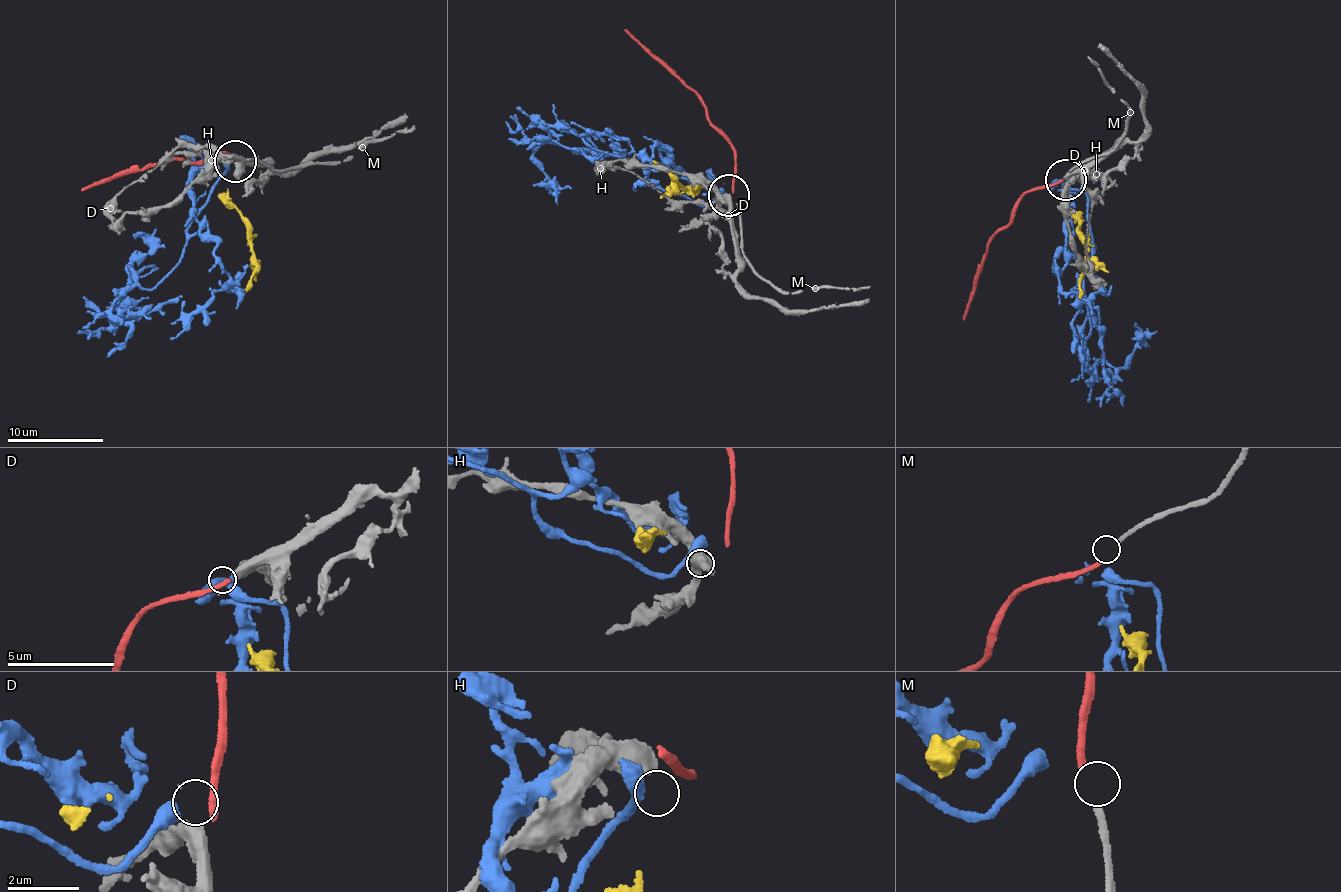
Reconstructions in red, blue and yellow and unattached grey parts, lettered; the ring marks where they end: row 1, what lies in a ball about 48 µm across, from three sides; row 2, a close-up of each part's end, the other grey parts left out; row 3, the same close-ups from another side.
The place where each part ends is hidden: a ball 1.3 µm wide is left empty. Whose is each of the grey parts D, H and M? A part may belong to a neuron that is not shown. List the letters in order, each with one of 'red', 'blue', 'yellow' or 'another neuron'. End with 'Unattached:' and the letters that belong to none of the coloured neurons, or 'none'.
D: another neuron
H: another neuron
M: another neuron
Unattached: D, H, M

